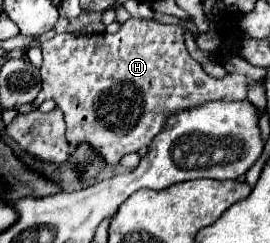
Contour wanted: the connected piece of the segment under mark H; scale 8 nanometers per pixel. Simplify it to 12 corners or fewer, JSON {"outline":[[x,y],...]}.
{"outline":[[179,25],[43,41],[67,141],[107,163],[173,113],[245,99],[209,77]]}

